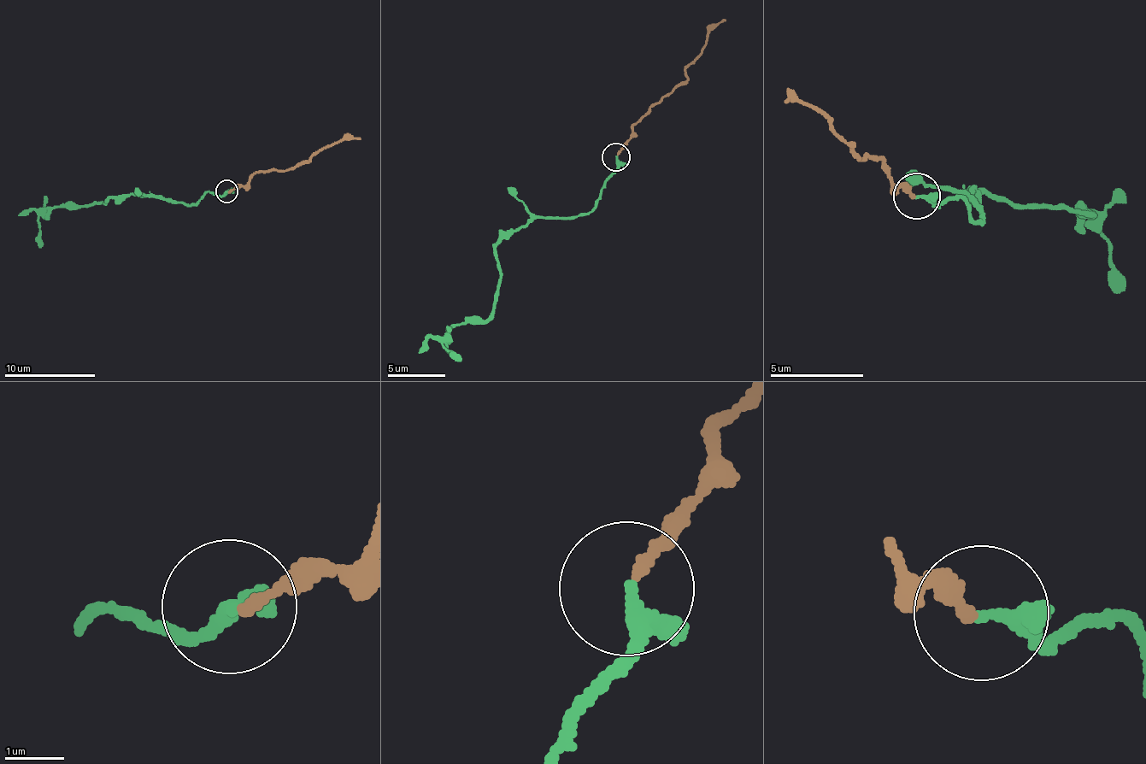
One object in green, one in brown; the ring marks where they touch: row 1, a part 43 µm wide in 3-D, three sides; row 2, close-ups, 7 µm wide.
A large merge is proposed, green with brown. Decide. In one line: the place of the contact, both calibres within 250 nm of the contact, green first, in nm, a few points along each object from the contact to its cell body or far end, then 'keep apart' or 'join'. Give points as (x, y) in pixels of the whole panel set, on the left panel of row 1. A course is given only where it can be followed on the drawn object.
(226, 191) | 200/180 nm | green via (226, 190), (223, 194), (210, 193), (196, 203), (120, 195), (105, 203), (56, 205), (39, 220), (40, 246) | brown via (228, 190), (243, 185), (257, 172), (289, 171), (337, 142), (360, 138) | join

